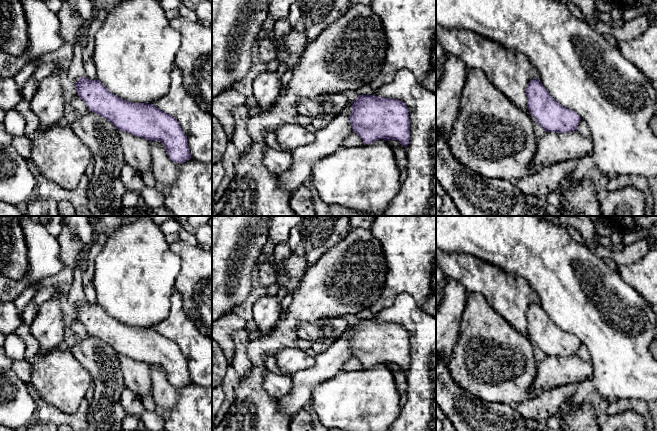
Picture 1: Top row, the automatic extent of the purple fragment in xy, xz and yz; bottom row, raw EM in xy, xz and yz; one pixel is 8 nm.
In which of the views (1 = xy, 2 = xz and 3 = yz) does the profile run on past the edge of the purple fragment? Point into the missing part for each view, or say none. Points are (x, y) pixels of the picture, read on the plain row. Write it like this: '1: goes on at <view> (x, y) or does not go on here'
1: does not go on here
2: does not go on here
3: does not go on here

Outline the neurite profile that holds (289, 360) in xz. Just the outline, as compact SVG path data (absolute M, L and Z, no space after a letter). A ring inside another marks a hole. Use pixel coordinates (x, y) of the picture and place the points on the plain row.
M299 347L284 348L277 353L275 359L278 368L284 375L308 369L315 364L315 358Z

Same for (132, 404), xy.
M125 388L121 393L120 403L124 408L126 414L140 417L145 410L142 404L142 399L140 399L128 388Z

